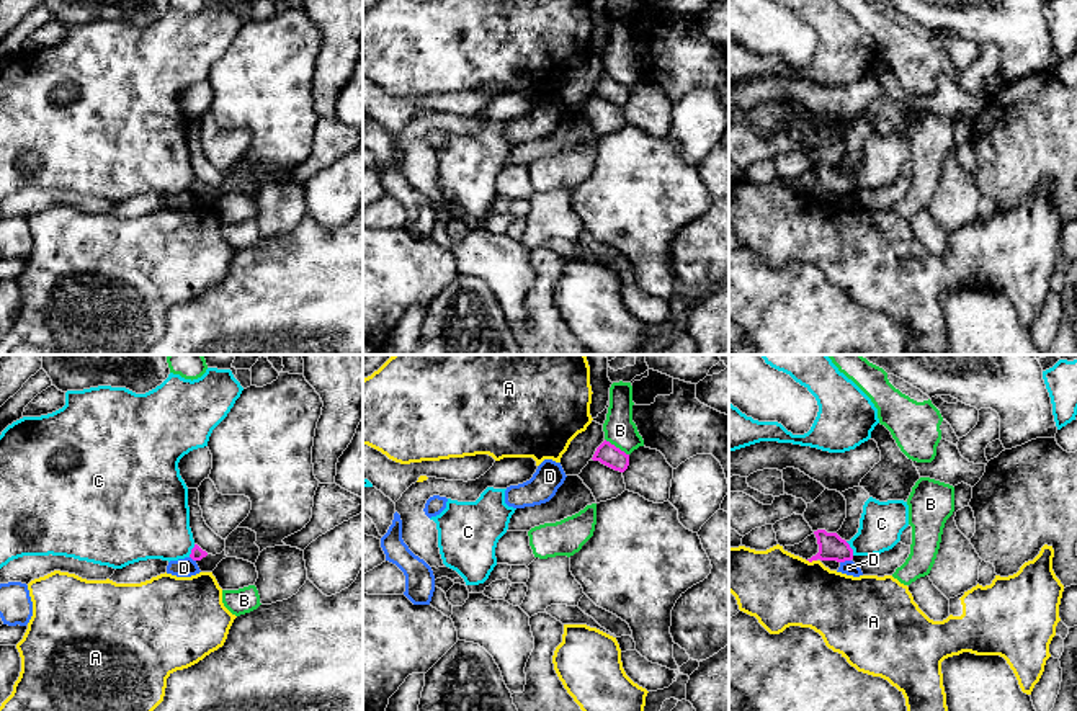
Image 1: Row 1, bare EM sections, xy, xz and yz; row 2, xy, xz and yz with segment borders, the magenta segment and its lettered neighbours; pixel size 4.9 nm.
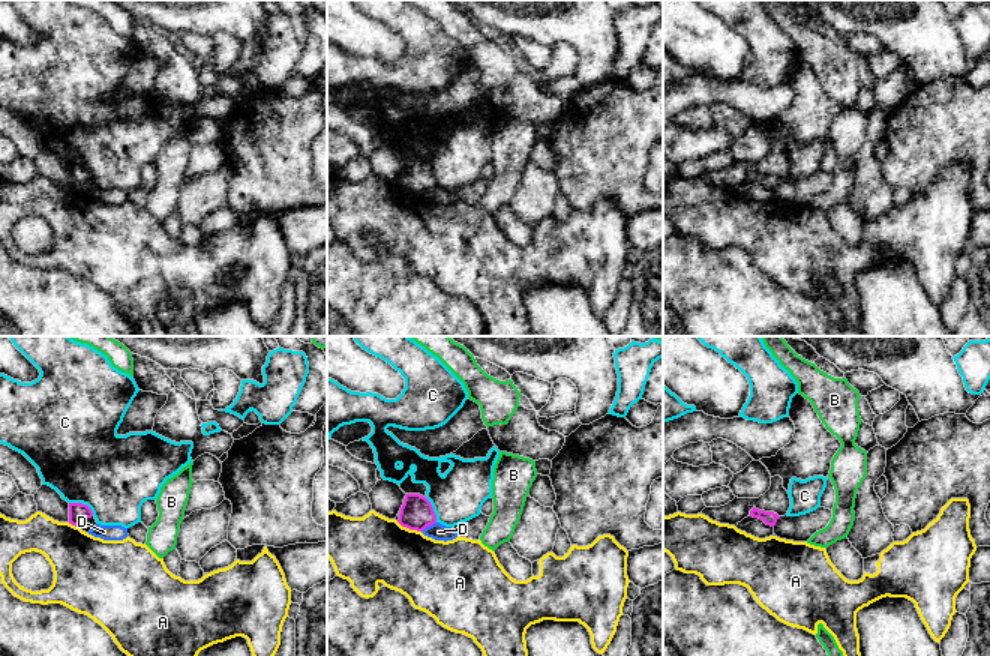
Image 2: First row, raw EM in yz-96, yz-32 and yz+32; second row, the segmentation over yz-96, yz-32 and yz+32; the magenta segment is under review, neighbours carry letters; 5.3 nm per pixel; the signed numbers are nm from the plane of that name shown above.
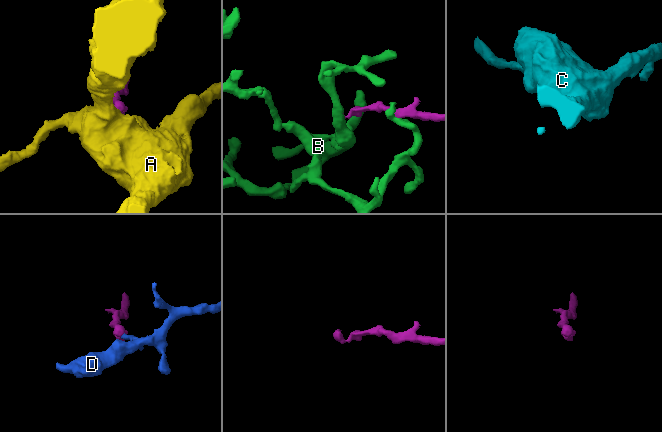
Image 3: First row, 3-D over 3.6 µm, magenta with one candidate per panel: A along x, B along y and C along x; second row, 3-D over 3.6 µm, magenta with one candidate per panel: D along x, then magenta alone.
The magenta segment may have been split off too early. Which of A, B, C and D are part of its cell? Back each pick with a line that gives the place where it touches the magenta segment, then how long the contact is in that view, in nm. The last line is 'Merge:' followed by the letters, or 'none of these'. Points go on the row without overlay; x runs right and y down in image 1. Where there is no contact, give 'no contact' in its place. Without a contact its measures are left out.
Merge: none of these

